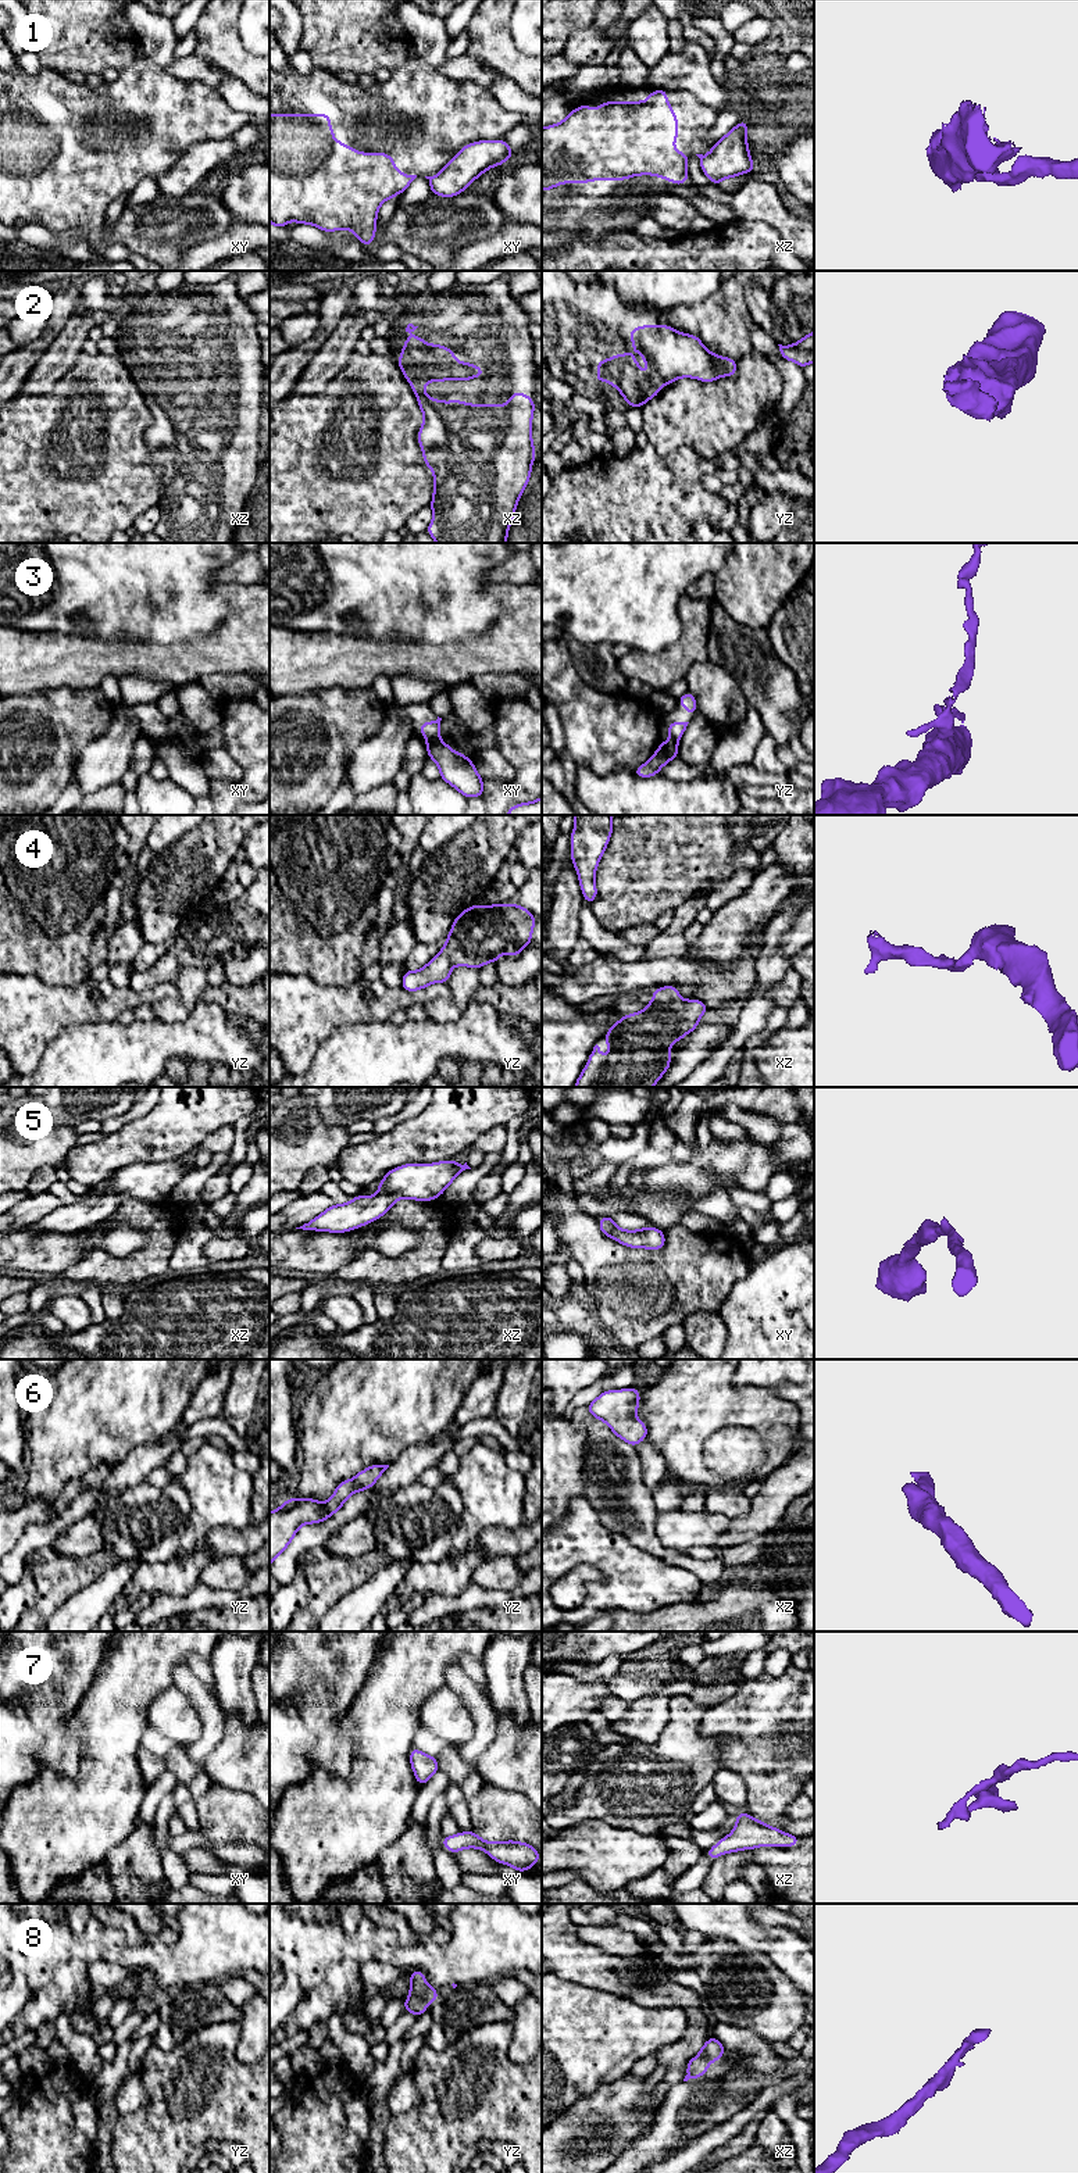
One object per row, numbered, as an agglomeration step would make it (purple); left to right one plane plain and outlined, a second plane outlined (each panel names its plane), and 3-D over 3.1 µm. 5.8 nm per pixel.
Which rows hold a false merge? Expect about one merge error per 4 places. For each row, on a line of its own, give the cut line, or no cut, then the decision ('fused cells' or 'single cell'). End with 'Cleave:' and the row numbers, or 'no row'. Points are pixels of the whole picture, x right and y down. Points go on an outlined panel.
1: xz (705, 156), (700, 158) | fused cells
2: no cut | single cell
3: xy (438, 736), (427, 740) | fused cells
4: no cut | single cell
5: no cut | single cell
6: no cut | single cell
7: no cut | single cell
8: no cut | single cell
Cleave: 1, 3

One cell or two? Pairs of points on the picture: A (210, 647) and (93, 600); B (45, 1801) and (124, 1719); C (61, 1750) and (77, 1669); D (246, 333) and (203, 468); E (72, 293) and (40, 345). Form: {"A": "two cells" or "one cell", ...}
{"A": "two cells", "B": "one cell", "C": "one cell", "D": "one cell", "E": "one cell"}

